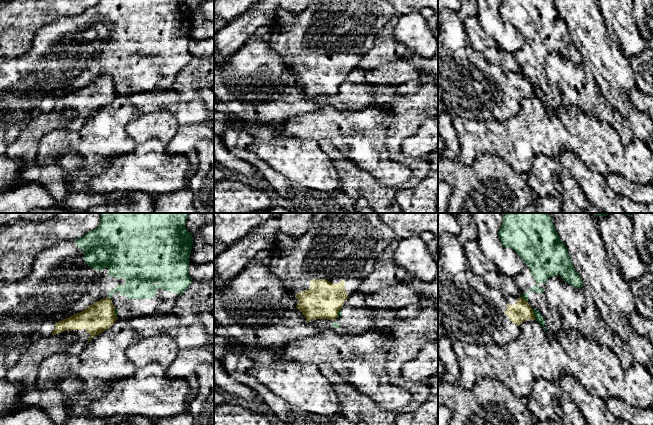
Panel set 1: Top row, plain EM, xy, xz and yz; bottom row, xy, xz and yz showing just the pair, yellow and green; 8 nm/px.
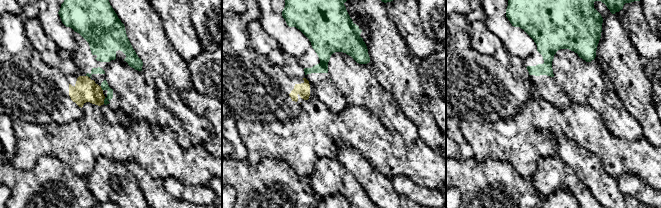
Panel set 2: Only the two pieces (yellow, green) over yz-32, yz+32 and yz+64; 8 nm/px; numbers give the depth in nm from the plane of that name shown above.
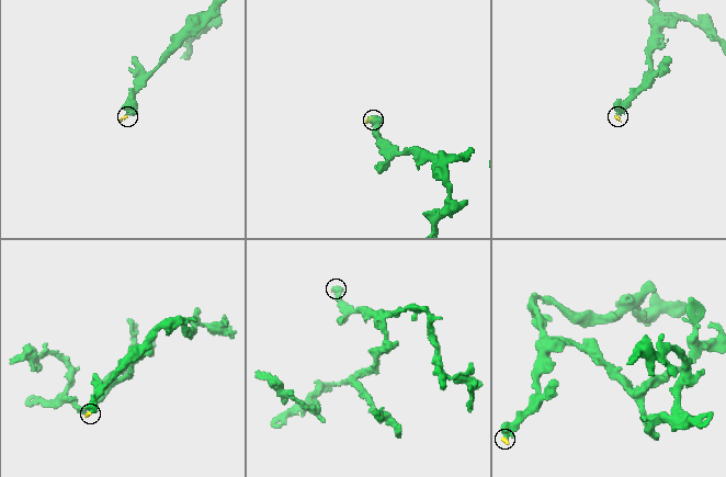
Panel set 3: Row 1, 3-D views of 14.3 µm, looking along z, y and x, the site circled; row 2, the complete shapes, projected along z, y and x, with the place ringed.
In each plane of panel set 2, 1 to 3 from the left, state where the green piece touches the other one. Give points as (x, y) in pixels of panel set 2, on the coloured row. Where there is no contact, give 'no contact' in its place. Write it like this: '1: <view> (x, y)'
1: yz-32 (103, 100)
2: no contact
3: no contact

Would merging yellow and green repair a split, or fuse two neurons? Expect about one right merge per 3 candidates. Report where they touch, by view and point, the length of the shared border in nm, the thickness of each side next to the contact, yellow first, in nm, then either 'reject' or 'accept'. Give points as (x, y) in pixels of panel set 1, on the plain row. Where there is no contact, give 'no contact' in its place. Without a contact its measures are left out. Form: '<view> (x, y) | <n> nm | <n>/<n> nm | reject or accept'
yz (533, 90) | 90 nm | 160/70 nm | reject

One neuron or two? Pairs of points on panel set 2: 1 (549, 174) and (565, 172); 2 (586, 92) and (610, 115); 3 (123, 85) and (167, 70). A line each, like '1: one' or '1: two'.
1: one
2: one
3: two

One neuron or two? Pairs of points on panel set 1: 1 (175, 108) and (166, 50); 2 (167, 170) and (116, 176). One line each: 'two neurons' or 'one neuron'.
1: two neurons
2: one neuron

